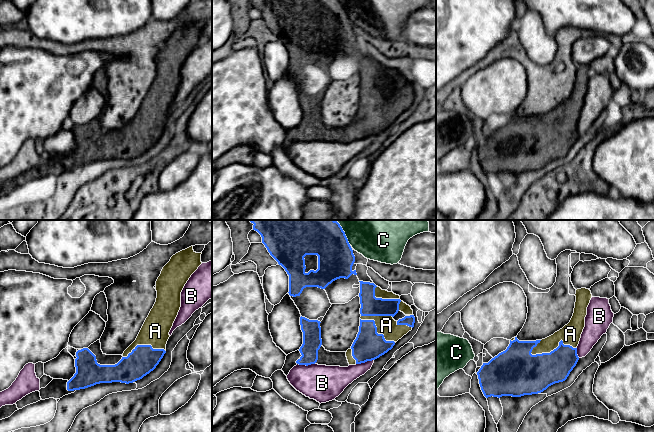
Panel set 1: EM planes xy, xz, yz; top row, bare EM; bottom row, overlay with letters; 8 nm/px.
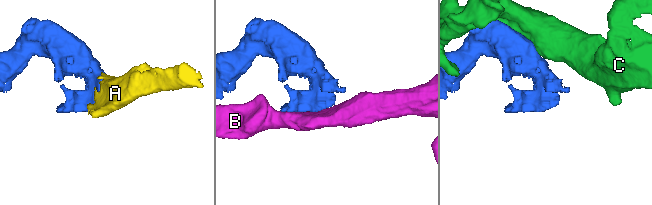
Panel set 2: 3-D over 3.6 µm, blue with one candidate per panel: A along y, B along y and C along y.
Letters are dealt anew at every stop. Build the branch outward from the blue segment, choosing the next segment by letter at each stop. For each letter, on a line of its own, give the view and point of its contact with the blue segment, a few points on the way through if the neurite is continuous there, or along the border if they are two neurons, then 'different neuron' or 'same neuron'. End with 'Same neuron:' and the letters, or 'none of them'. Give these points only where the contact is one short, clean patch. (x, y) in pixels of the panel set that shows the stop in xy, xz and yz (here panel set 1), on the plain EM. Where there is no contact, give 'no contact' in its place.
A: meets blue in yz at (554, 125); same neuron
B: meets blue in xz at (364, 138); different neuron
C: meets blue in xz at (344, 10); different neuron
Same neuron: A

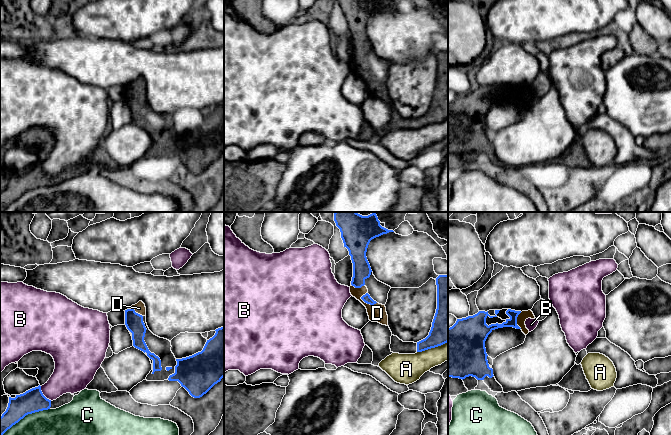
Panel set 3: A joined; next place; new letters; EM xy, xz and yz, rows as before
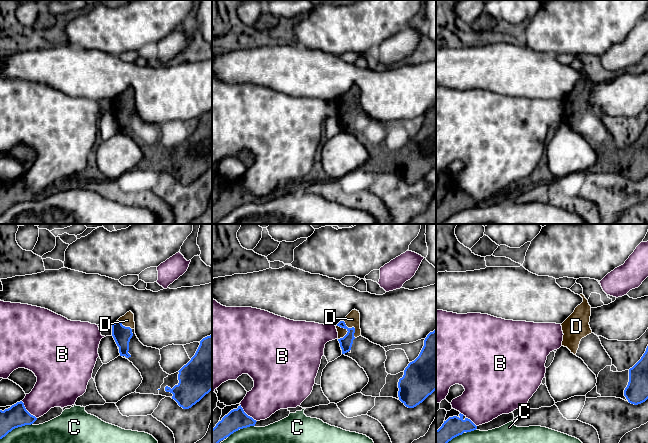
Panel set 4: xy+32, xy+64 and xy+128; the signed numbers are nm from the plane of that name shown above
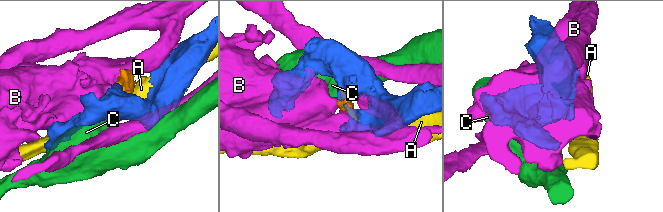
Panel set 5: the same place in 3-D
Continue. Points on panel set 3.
A: meets blue in xz at (432, 123); different neuron
B: meets blue in xy at (42, 170); different neuron
C: meets blue in xy at (25, 191); different neuron
D: meets blue in xz at (368, 79); same neuron
Same neuron: D

